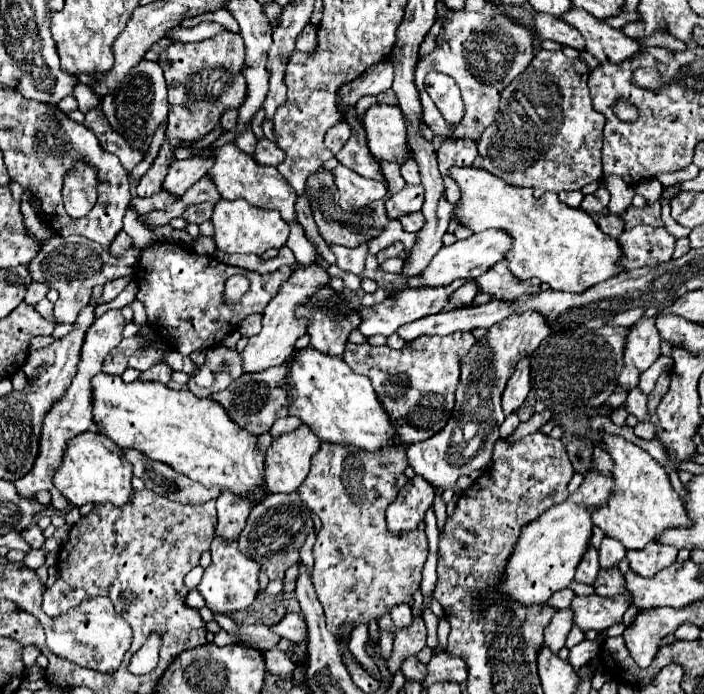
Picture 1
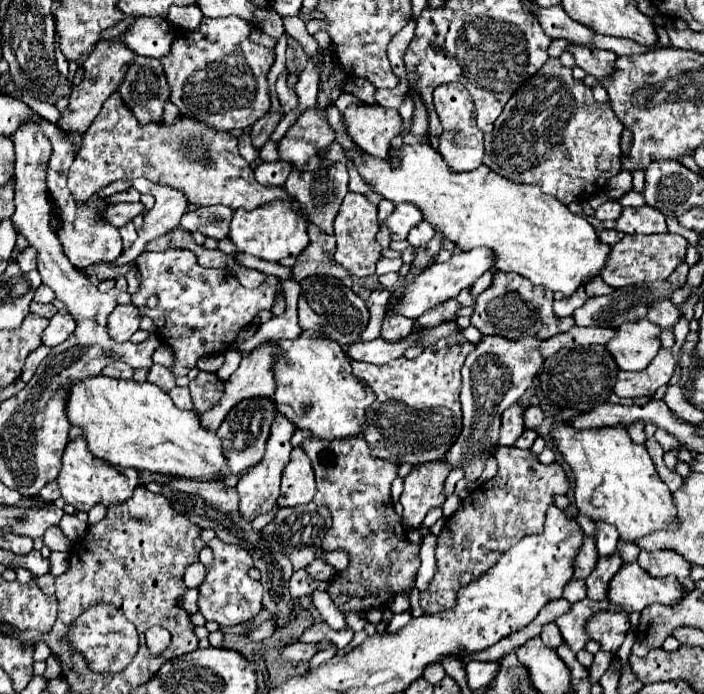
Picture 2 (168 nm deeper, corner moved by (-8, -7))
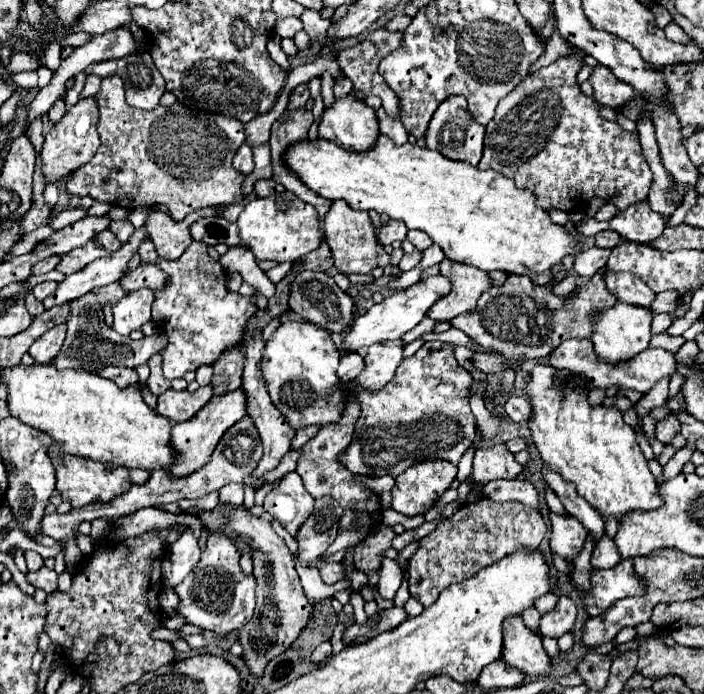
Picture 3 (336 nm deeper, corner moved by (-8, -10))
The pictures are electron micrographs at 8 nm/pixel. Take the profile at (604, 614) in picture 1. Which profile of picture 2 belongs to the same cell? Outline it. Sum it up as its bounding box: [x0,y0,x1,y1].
[554,599,608,651]

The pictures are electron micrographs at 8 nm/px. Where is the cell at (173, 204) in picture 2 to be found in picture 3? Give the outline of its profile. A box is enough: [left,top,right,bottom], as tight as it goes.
[44,226,148,308]

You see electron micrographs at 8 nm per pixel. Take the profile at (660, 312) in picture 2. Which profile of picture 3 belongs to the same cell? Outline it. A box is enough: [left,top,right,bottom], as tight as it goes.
[604,272,656,308]

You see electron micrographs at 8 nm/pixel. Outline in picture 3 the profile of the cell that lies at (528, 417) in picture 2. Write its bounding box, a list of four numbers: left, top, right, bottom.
[504,396,532,422]

